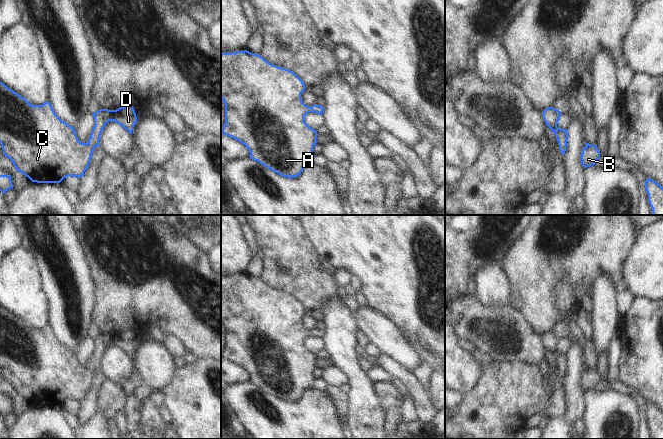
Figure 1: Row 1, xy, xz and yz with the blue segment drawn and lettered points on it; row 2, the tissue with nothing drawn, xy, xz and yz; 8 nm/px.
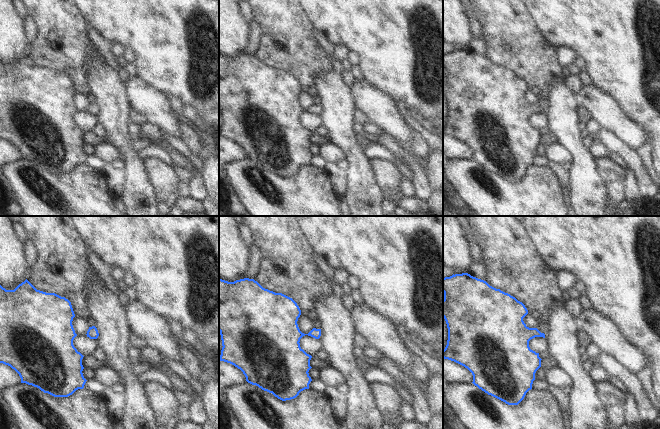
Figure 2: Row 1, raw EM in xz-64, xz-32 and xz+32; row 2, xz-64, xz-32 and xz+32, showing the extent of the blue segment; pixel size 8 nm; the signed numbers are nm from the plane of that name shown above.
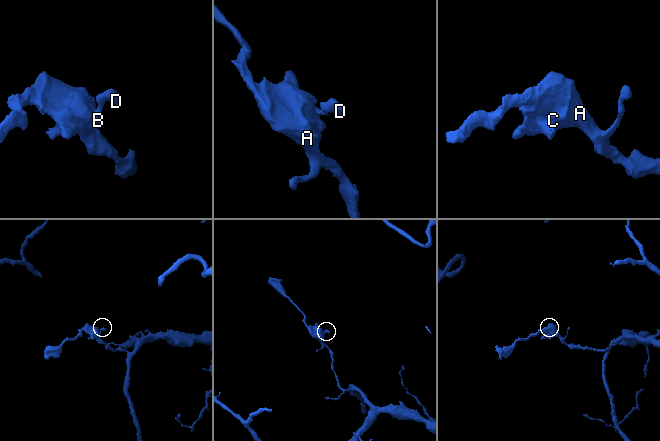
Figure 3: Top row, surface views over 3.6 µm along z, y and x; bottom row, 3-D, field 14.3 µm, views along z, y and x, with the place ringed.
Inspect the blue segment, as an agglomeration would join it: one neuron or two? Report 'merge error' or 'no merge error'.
no merge error

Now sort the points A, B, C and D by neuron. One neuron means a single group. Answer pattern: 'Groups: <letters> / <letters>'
Groups: A B C D

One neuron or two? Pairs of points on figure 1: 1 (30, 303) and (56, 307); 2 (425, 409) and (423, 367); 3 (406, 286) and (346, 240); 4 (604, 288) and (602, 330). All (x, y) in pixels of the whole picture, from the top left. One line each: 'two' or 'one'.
1: two
2: two
3: one
4: one

